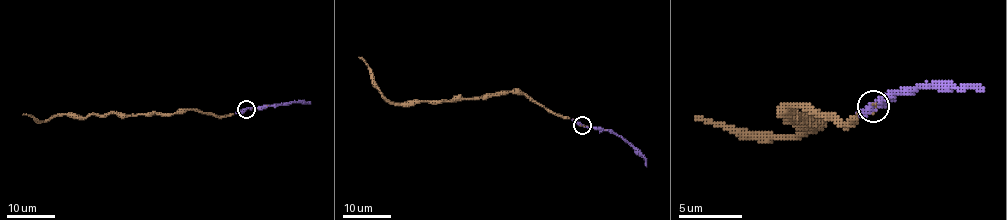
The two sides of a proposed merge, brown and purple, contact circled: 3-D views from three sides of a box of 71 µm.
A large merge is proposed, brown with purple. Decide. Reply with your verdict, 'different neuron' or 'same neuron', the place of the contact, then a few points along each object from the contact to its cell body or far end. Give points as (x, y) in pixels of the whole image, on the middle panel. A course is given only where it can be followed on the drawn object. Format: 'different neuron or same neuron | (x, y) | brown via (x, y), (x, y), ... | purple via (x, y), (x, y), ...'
same neuron | (582, 125) | brown via (582, 126), (557, 116), (526, 96), (512, 92), (449, 100), (391, 103), (379, 90), (371, 69), (358, 57) | purple via (582, 124), (611, 129), (644, 158), (646, 167)

